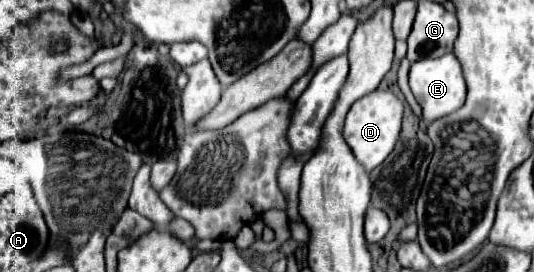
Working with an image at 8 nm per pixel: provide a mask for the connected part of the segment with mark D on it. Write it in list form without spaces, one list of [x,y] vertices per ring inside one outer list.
[[[376,89],[364,97],[360,97],[348,111],[346,123],[344,123],[344,139],[348,141],[354,157],[364,165],[364,169],[372,171],[378,167],[394,149],[398,137],[400,137],[400,125],[404,115],[404,103],[392,93],[384,89]]]

